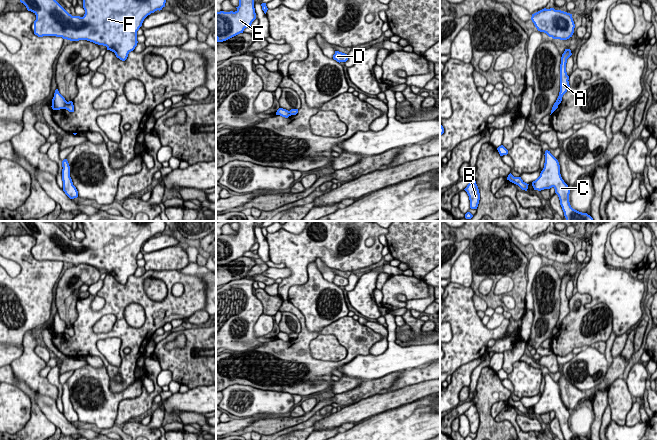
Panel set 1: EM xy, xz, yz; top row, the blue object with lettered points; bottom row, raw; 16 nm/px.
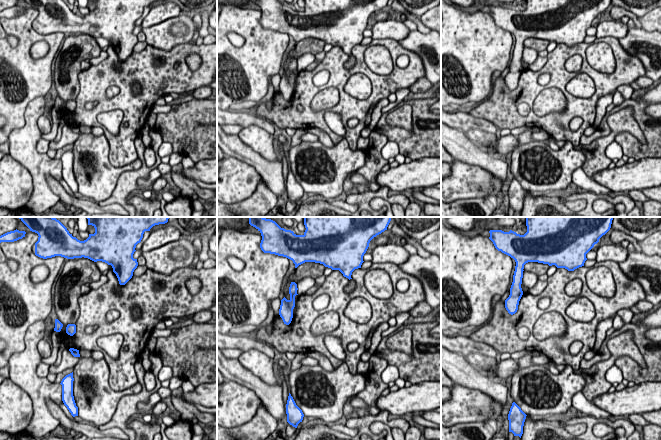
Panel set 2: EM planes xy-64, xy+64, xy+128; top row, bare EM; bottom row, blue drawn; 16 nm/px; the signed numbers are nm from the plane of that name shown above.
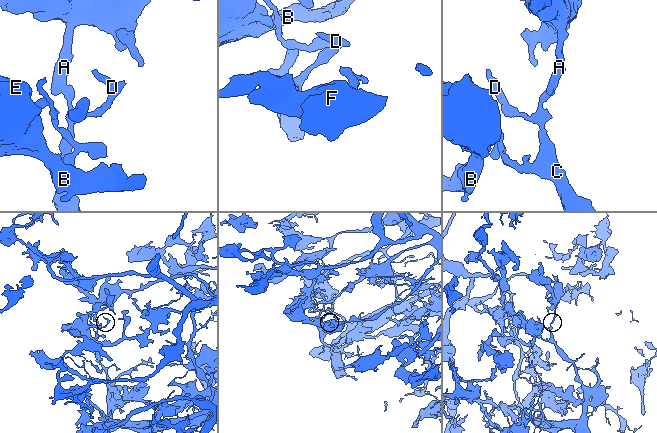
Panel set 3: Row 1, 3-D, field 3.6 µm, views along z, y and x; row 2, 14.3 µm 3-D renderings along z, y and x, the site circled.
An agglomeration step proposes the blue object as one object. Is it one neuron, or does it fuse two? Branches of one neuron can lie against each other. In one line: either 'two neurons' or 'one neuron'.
two neurons

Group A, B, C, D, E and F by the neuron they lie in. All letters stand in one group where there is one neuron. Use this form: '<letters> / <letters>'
A B E F / C D

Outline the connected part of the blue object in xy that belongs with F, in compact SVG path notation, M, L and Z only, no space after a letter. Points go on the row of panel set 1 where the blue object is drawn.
M20 0L36 15L34 34L38 37L56 36L70 41L87 40L103 45L125 61L137 46L137 31L144 19L165 7L166 0L83 0L83 17L72 16L56 0Z

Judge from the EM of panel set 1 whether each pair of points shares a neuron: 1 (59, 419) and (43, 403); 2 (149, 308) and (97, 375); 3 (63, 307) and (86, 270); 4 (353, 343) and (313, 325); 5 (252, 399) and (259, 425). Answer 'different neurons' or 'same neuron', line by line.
1: same neuron
2: different neurons
3: same neuron
4: different neurons
5: different neurons

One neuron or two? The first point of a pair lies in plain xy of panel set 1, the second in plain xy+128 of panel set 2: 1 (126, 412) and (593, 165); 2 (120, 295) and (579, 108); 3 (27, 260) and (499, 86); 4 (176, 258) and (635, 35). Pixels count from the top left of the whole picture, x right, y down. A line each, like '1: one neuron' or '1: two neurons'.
1: one neuron
2: one neuron
3: two neurons
4: two neurons

